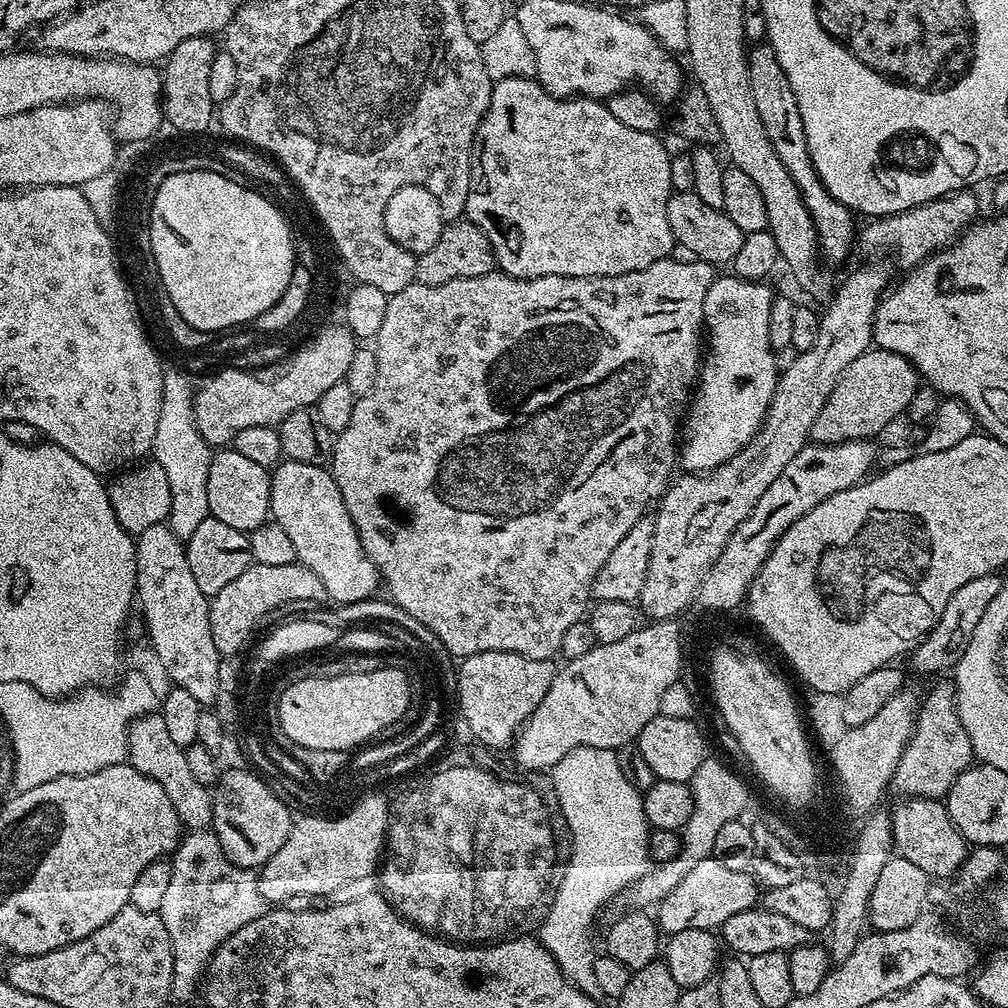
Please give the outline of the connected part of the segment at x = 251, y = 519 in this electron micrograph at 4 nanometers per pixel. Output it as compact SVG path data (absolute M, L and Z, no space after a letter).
M220 450L213 455L210 462L210 474L206 474L206 502L208 503L208 515L218 518L218 522L226 522L226 526L234 526L239 532L252 532L258 526L269 523L272 503L270 502L270 490L272 489L272 478L269 469L258 466L231 450Z

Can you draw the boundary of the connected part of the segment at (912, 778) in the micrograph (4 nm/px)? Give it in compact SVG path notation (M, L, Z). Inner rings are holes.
M936 684L920 701L920 710L916 714L916 725L908 745L904 748L896 772L892 775L891 787L897 788L904 798L921 800L940 800L947 797L950 786L972 767L974 757L970 738L956 713L956 693L953 685Z

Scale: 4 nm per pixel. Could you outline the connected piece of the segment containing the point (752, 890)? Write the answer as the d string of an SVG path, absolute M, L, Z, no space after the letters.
M714 858L698 862L670 894L661 900L654 912L654 919L660 926L661 933L671 934L687 928L698 930L716 930L726 922L726 918L738 914L747 908L757 907L756 888L758 880L751 871L729 870Z

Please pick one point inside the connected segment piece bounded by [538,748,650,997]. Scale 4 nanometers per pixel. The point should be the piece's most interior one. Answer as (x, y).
(608, 828)

